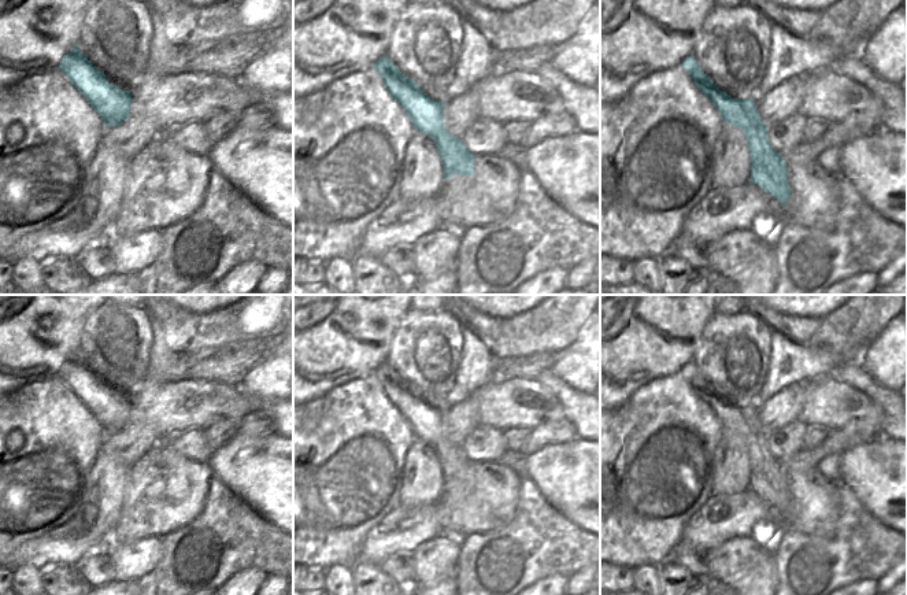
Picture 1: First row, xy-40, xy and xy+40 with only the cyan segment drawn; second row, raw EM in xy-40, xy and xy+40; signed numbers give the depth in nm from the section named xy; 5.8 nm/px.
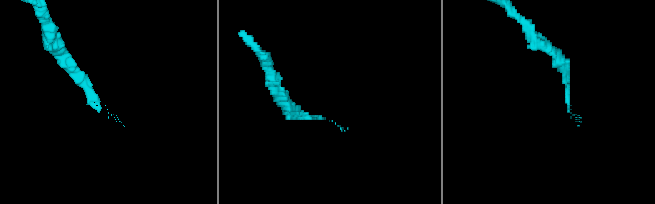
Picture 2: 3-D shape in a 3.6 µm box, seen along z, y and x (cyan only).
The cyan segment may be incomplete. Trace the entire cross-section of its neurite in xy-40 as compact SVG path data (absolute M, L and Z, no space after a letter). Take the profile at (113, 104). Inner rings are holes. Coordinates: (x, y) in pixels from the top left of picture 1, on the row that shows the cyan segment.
M78 44L63 56L58 69L88 100L105 126L116 126L129 117L133 103L130 92L108 82L107 75L79 51Z

